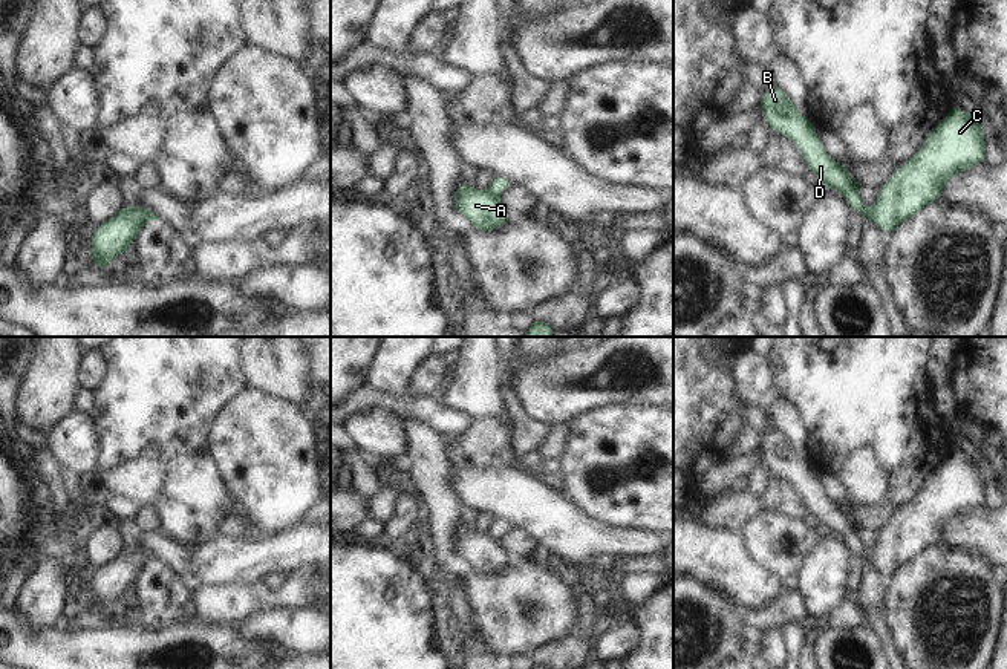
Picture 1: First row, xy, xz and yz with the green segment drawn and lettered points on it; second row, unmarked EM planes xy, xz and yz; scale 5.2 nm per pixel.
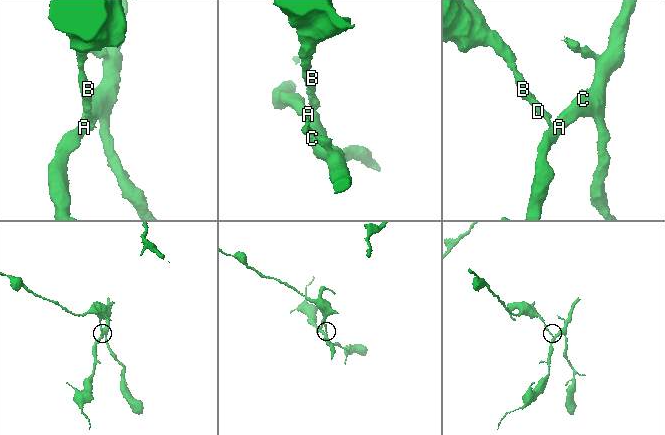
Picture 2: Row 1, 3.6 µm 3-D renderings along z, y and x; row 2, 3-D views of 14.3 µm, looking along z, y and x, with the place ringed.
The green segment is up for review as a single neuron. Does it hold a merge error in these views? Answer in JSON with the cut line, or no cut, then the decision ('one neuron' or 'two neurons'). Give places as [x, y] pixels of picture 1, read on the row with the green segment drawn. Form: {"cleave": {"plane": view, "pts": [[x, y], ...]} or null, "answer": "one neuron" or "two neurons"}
{"cleave": {"plane": "xz", "pts": [[487, 192], [496, 198]]}, "answer": "two neurons"}

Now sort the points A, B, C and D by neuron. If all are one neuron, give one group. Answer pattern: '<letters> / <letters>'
A C / B D

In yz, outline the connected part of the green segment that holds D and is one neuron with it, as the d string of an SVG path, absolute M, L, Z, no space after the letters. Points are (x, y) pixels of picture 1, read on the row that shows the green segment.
M777 84L762 93L761 107L771 132L781 133L794 142L803 155L803 164L822 179L823 187L839 190L854 213L862 213L868 220L872 220L872 211L859 196L860 184L848 168L840 167L836 159L825 155L825 145L814 135L811 119L799 113Z

